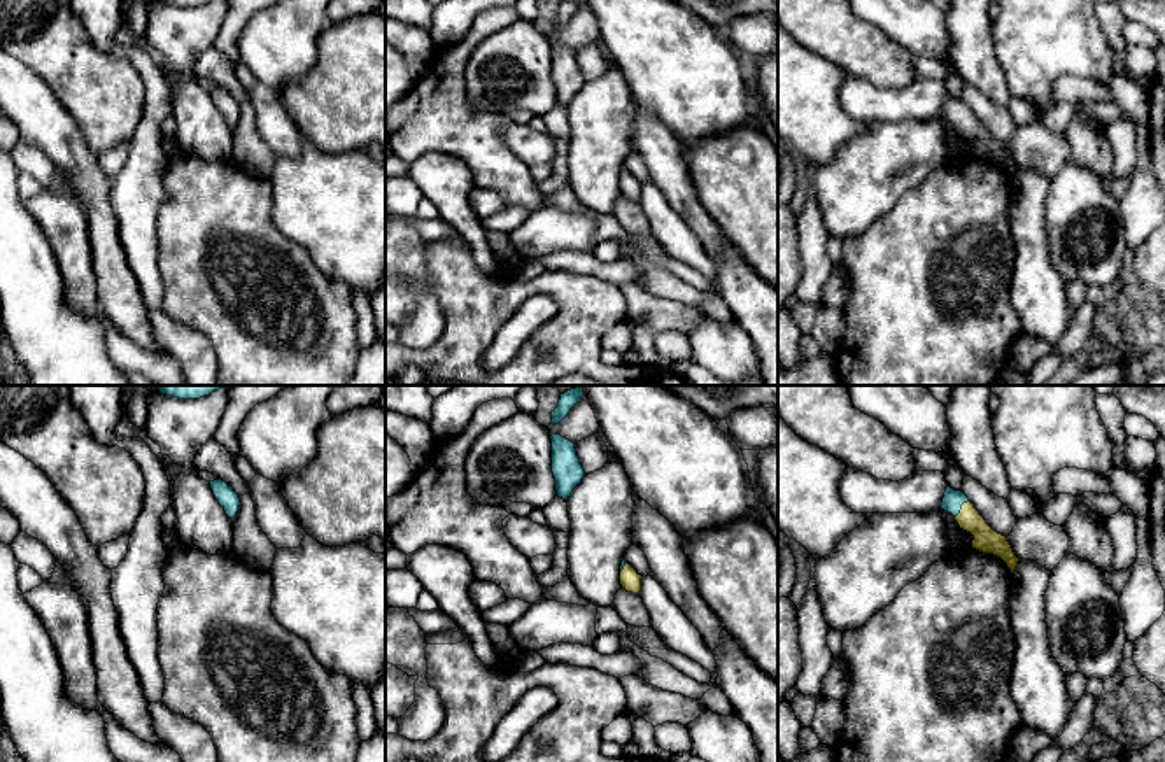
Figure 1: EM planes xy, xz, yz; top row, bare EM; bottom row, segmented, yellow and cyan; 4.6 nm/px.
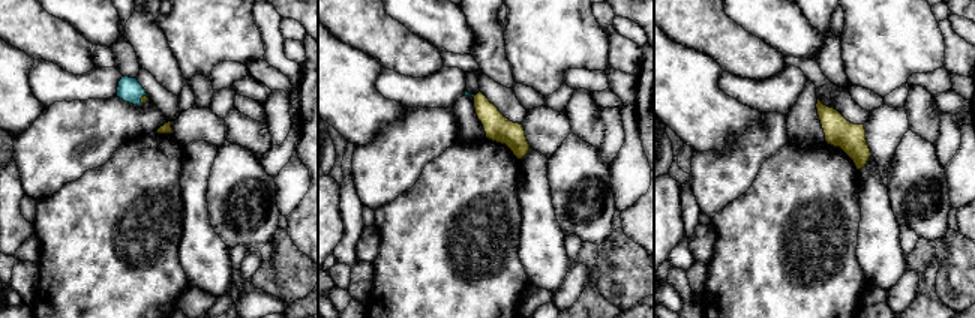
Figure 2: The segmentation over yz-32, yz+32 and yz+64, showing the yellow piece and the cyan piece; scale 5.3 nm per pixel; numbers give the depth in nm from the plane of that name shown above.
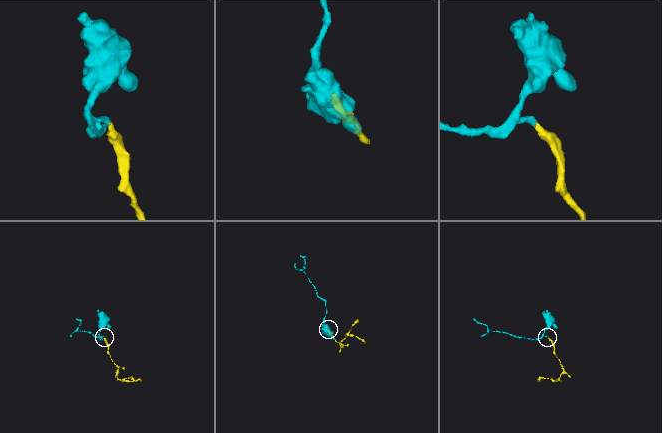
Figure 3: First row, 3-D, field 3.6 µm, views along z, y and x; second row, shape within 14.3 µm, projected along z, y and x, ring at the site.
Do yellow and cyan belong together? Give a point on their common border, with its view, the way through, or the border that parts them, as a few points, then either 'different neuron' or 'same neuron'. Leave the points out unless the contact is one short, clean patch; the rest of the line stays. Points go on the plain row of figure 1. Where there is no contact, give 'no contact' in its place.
yz (962, 116) | across yz (987, 148), (962, 116), (953, 107) | same neuron

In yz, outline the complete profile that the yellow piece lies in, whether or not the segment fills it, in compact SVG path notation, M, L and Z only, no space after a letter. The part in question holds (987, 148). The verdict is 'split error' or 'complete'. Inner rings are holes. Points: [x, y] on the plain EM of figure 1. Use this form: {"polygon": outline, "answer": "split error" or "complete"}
{"polygon": "M946 95L941 117L951 121L960 137L974 144L972 156L1000 165L1011 180L1014 180L1020 166L1014 163L1007 145L986 131L986 128L979 123L979 119L962 98Z", "answer": "split error"}

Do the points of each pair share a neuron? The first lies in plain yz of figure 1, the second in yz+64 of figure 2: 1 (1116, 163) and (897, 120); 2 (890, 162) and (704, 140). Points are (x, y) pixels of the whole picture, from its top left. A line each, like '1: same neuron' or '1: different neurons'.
1: different neurons
2: different neurons

